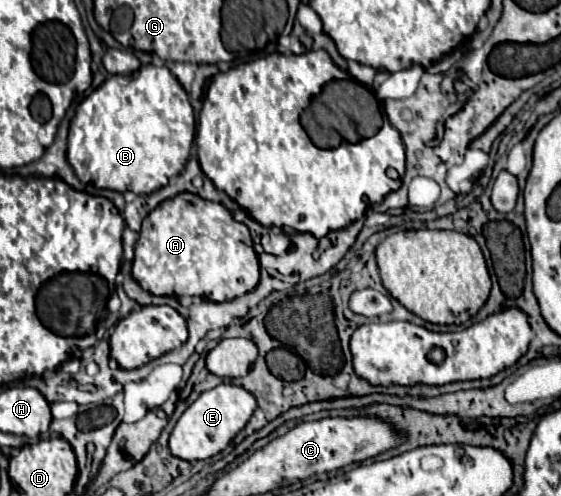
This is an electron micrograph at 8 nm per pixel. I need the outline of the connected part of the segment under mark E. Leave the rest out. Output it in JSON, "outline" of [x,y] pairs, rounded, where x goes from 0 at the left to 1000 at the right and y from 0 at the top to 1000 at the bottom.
{"outline":[[[396,772],[374,788],[364,788],[317,845],[303,873],[303,913],[328,929],[374,925],[399,909],[406,893],[435,865],[456,825],[456,804],[431,780]]]}

